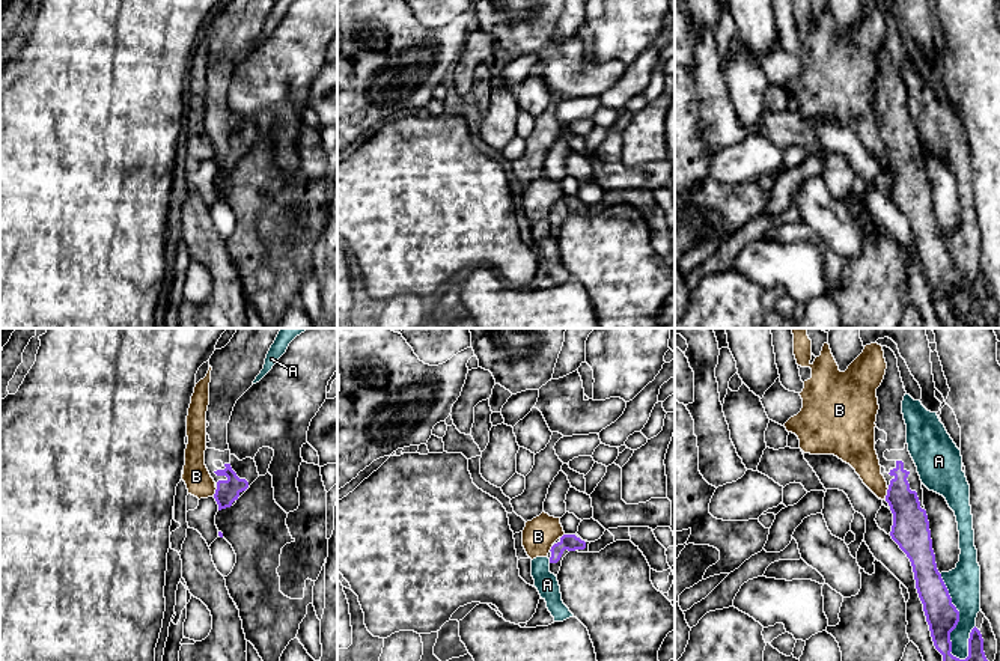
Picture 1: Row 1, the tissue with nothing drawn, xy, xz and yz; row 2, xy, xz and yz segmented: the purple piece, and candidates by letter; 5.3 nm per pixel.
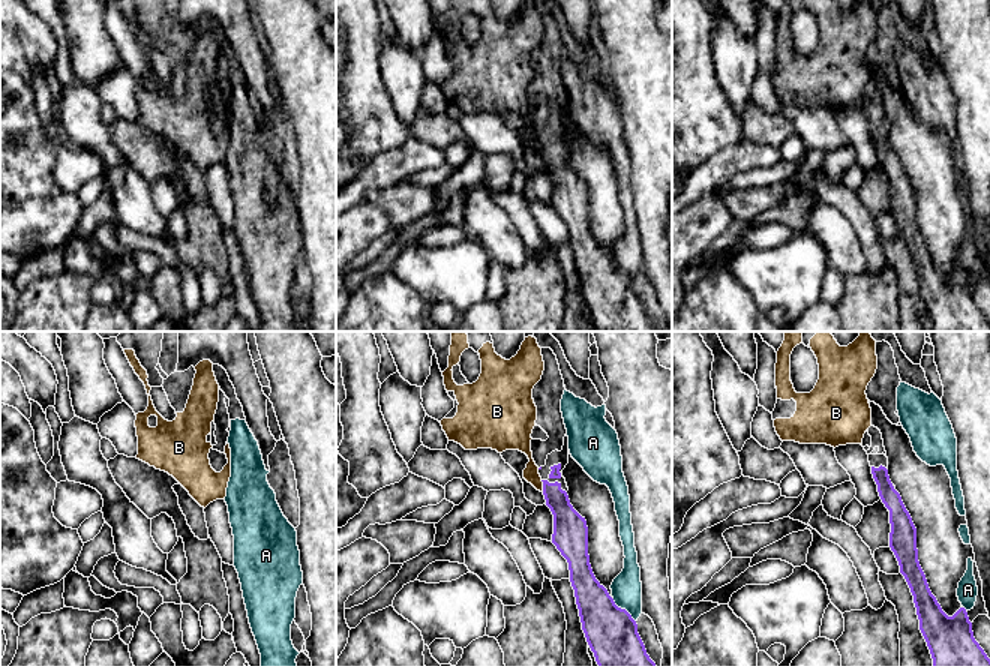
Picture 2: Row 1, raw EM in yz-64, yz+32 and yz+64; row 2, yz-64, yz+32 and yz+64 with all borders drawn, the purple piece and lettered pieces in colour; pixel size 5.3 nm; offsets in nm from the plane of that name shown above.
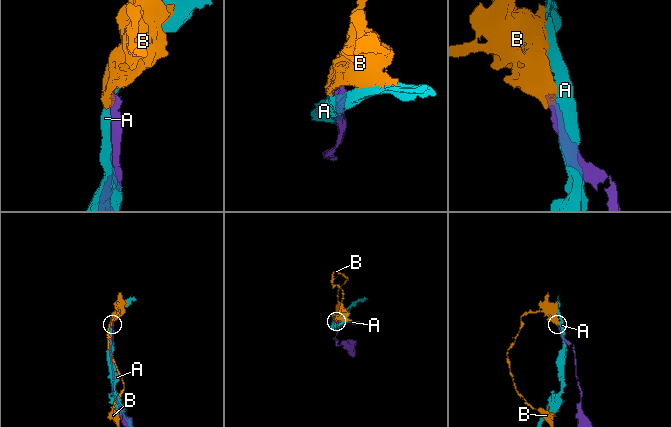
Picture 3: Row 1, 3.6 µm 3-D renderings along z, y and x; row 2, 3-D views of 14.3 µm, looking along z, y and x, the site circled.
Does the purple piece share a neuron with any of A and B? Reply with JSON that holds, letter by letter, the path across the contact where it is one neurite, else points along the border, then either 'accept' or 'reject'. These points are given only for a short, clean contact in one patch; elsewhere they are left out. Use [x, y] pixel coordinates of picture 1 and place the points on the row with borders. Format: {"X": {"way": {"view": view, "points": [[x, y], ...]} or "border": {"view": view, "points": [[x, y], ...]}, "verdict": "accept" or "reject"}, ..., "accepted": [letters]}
{"A": {"verdict": "reject"}, "B": {"border": {"view": "yz", "points": [[889, 488], [884, 499]]}, "verdict": "reject"}, "accepted": []}

